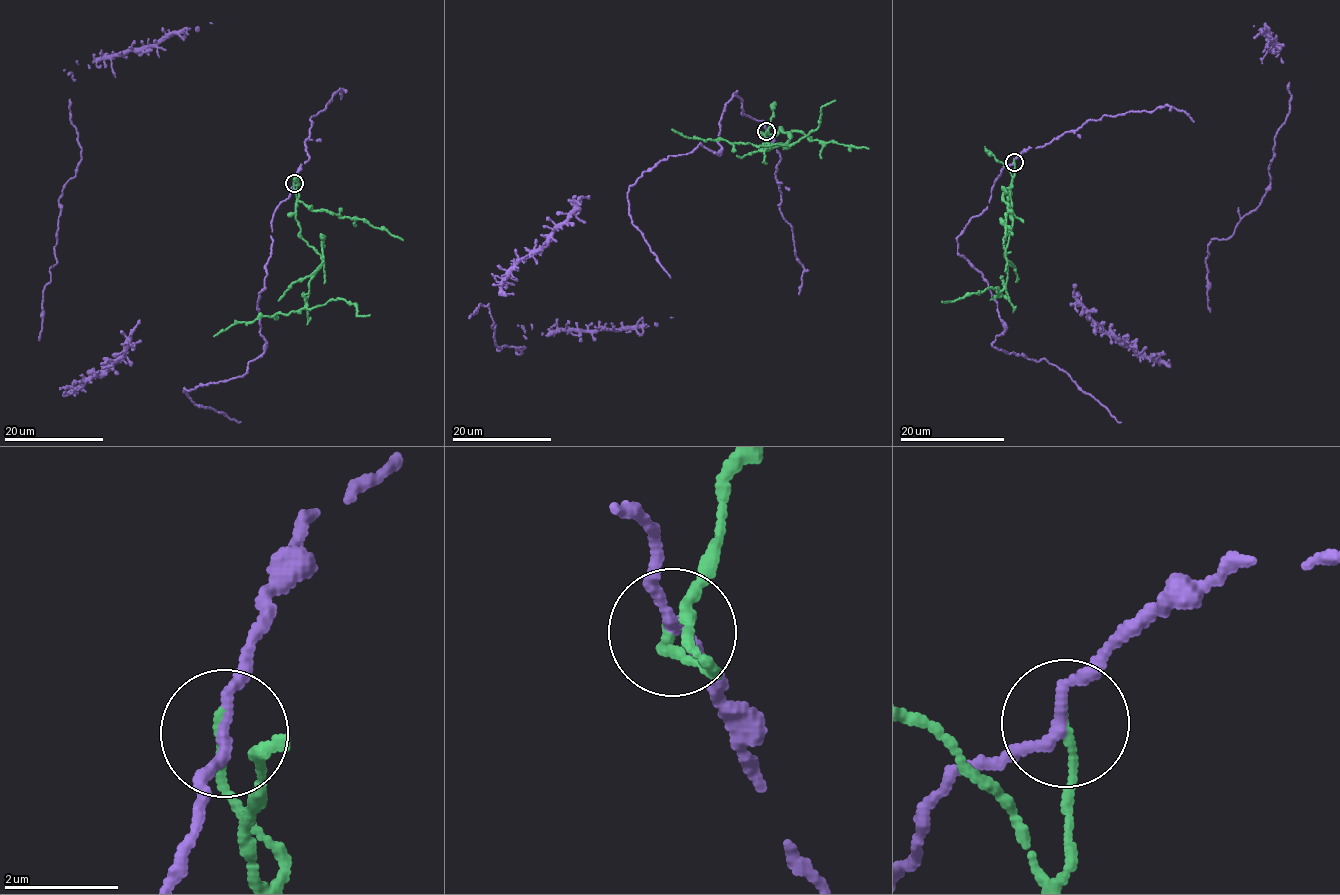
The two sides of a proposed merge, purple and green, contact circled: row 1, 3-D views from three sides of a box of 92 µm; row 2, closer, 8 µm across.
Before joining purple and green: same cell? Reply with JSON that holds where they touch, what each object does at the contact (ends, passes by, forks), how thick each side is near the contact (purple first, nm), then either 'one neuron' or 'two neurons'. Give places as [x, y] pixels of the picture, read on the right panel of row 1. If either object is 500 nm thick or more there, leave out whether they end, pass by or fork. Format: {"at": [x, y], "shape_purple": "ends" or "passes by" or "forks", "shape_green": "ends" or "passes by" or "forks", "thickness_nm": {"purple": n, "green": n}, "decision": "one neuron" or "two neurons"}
{"at": [1014, 162], "shape_purple": "passes by", "shape_green": "ends", "thickness_nm": {"purple": 170, "green": 170}, "decision": "two neurons"}

